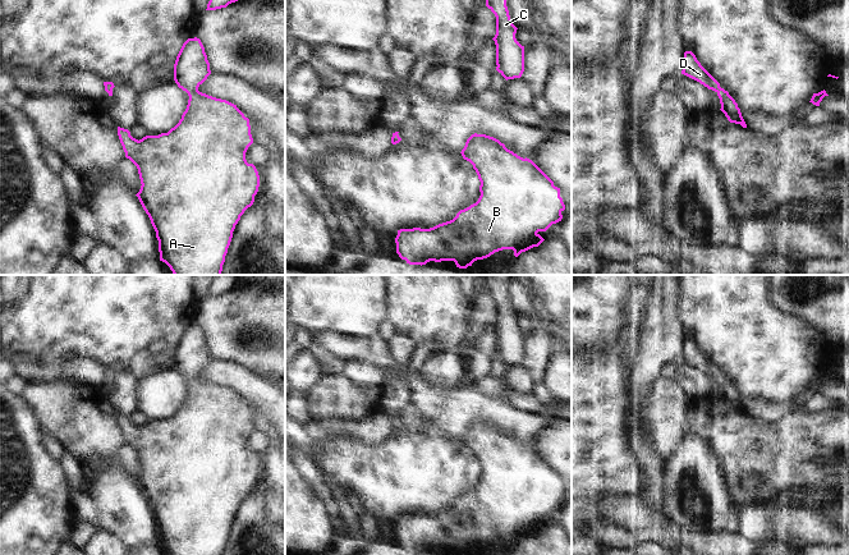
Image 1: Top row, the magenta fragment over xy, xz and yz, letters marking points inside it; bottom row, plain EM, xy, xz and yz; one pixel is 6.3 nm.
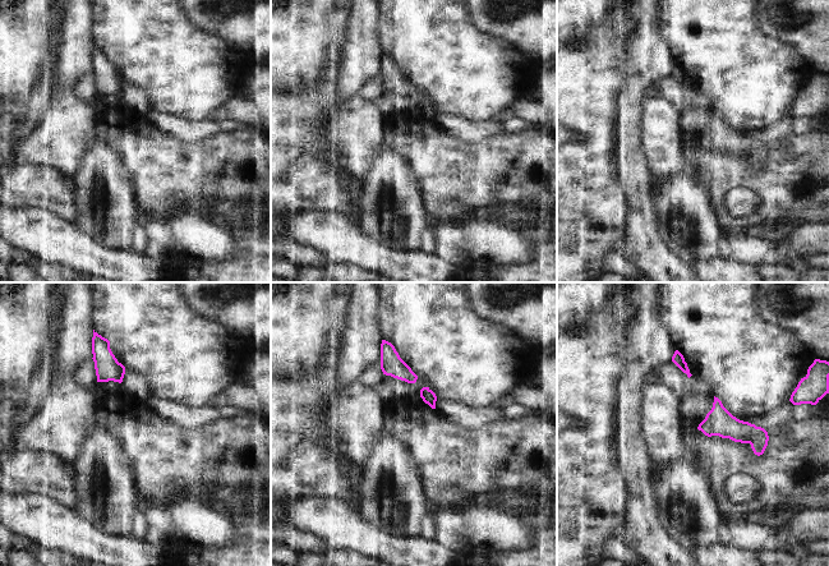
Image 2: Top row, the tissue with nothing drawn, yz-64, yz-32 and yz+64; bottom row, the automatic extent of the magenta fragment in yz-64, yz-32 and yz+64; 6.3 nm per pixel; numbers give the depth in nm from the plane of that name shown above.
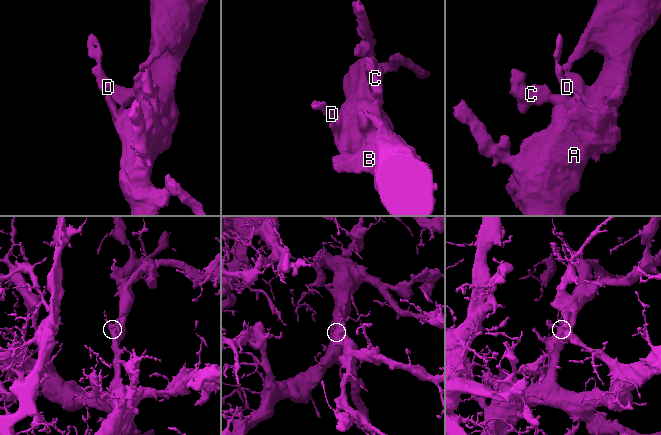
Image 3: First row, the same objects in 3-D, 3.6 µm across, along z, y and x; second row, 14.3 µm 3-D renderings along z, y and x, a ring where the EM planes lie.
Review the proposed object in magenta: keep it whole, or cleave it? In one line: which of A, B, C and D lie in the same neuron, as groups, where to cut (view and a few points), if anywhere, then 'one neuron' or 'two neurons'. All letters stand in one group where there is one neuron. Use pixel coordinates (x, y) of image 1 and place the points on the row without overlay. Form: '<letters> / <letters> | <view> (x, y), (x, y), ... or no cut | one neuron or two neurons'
A B C D | no cut | one neuron

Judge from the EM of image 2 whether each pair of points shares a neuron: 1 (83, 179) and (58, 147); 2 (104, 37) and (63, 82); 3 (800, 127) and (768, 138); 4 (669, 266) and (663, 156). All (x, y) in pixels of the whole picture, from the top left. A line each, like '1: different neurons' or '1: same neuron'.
1: different neurons
2: different neurons
3: same neuron
4: different neurons

